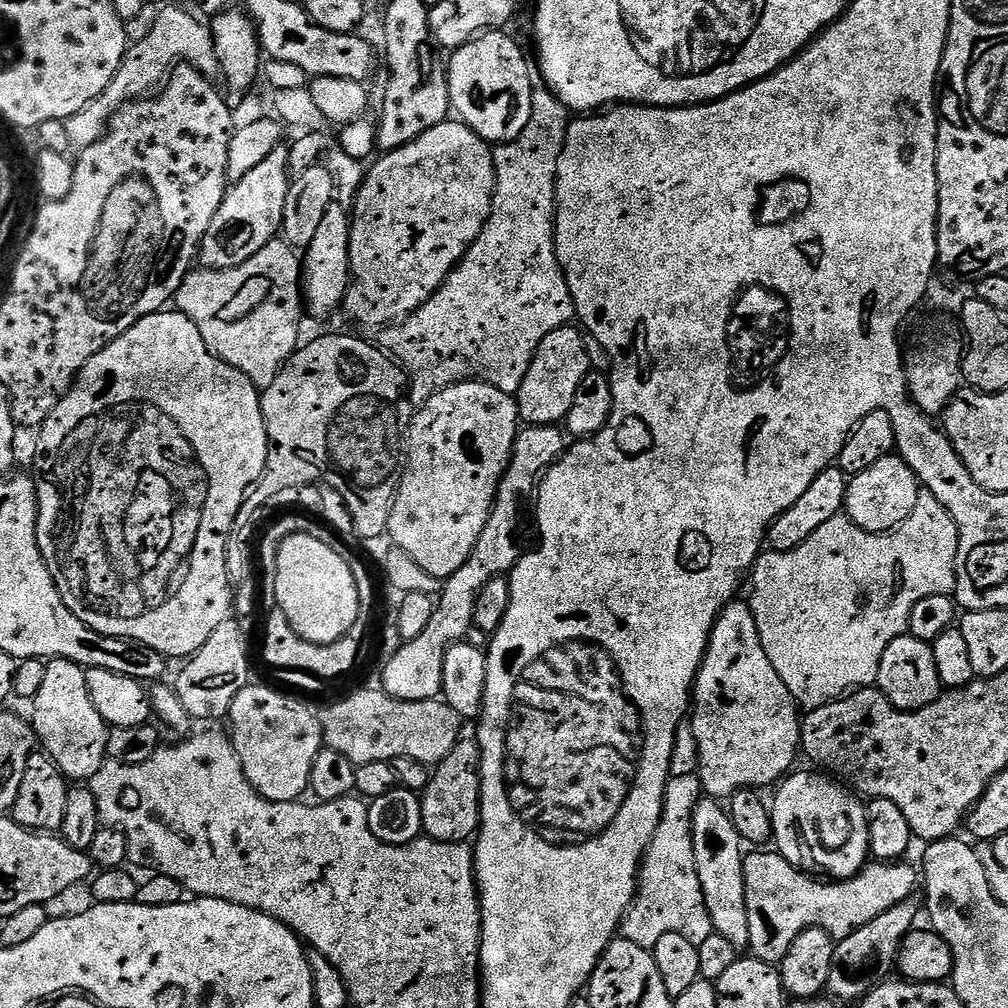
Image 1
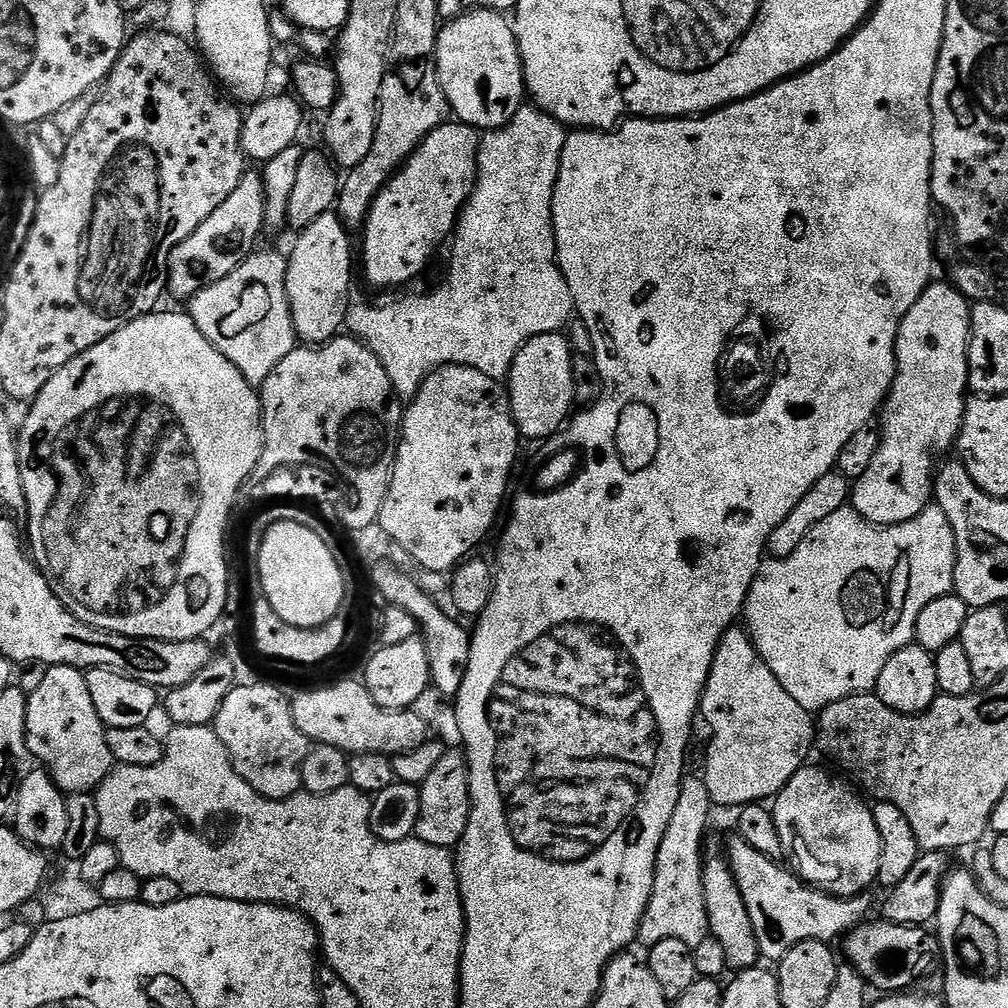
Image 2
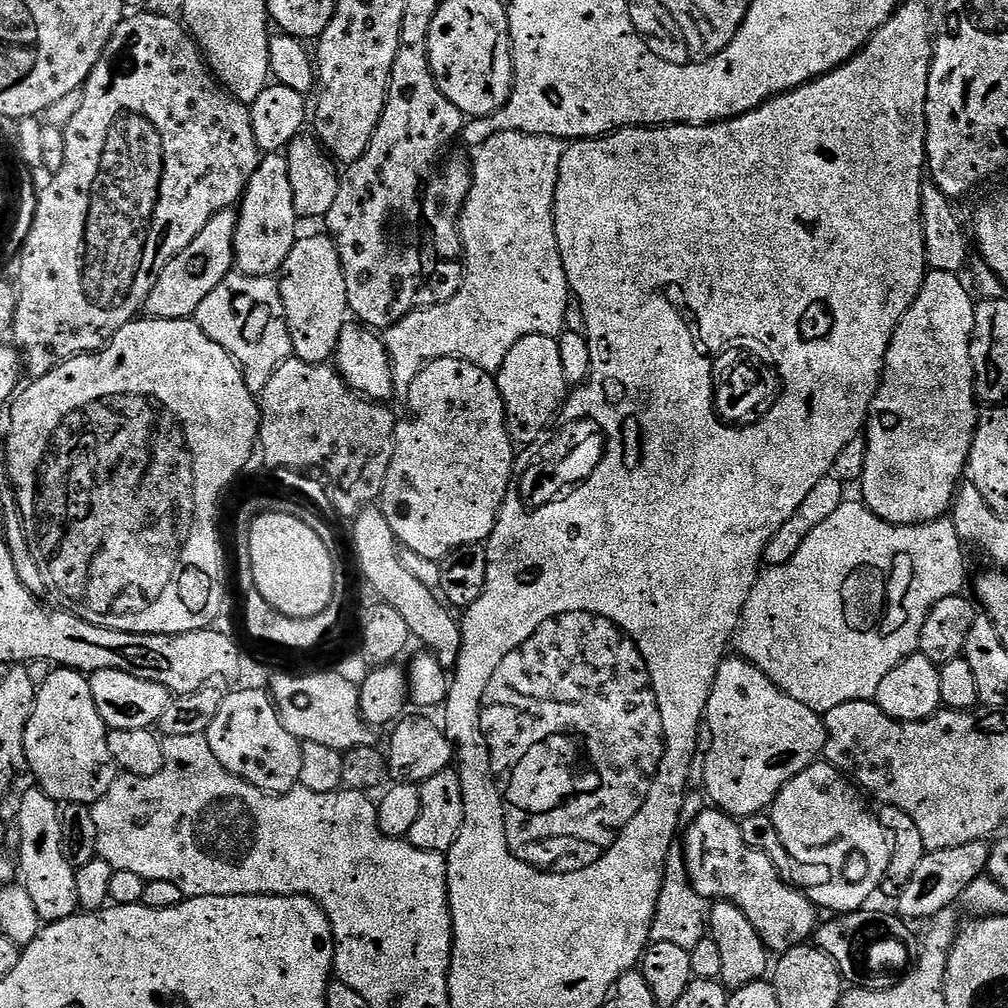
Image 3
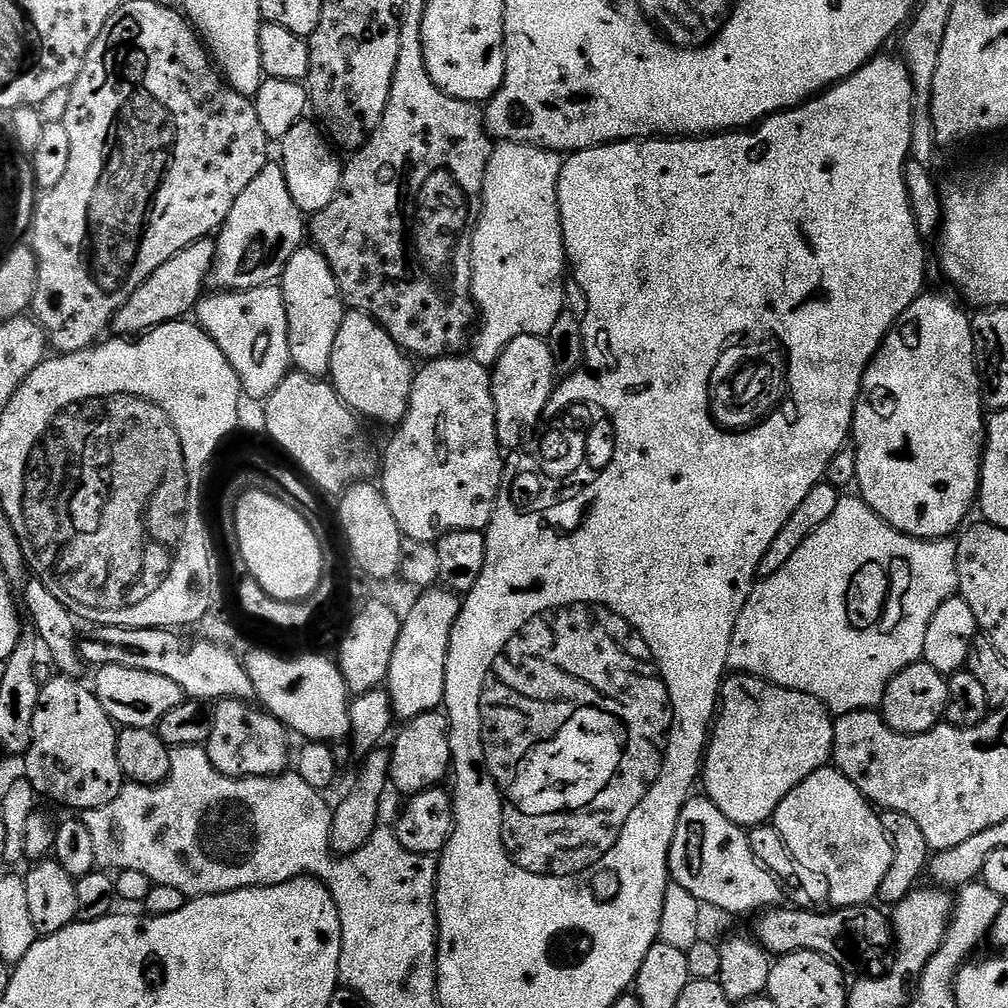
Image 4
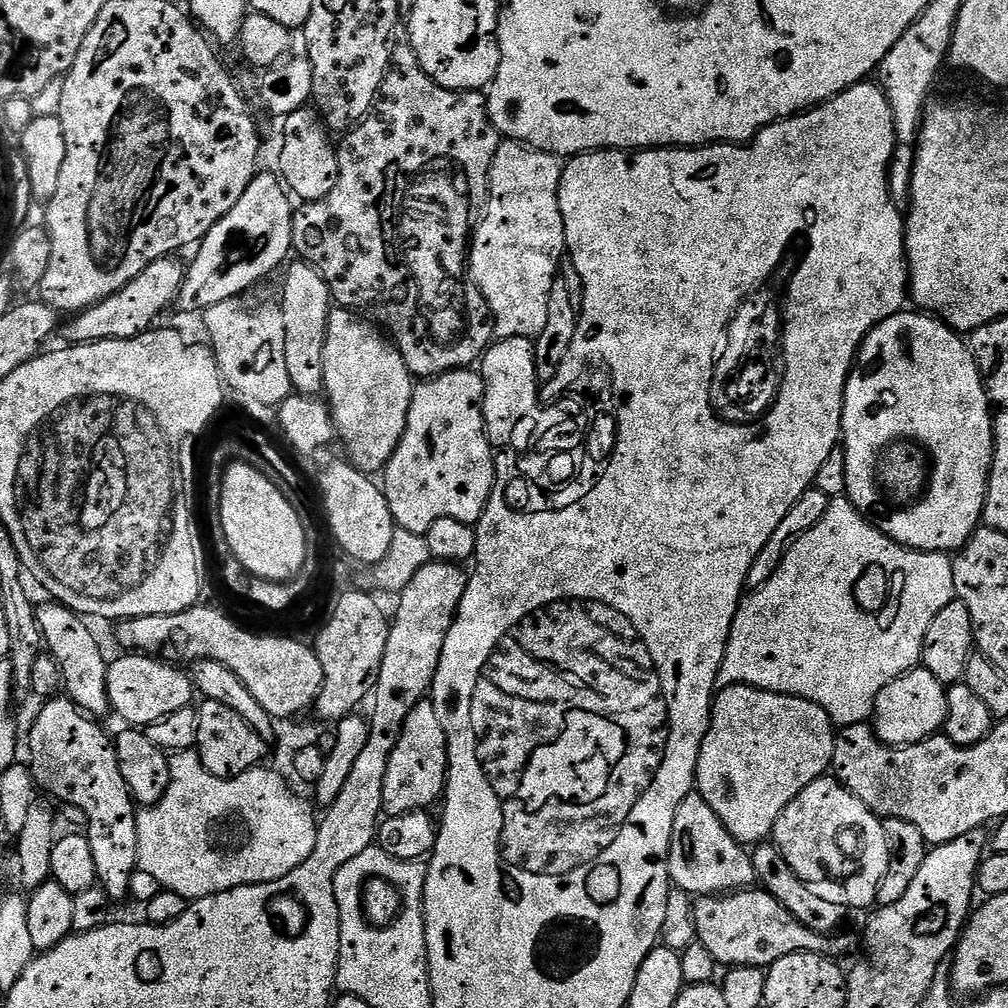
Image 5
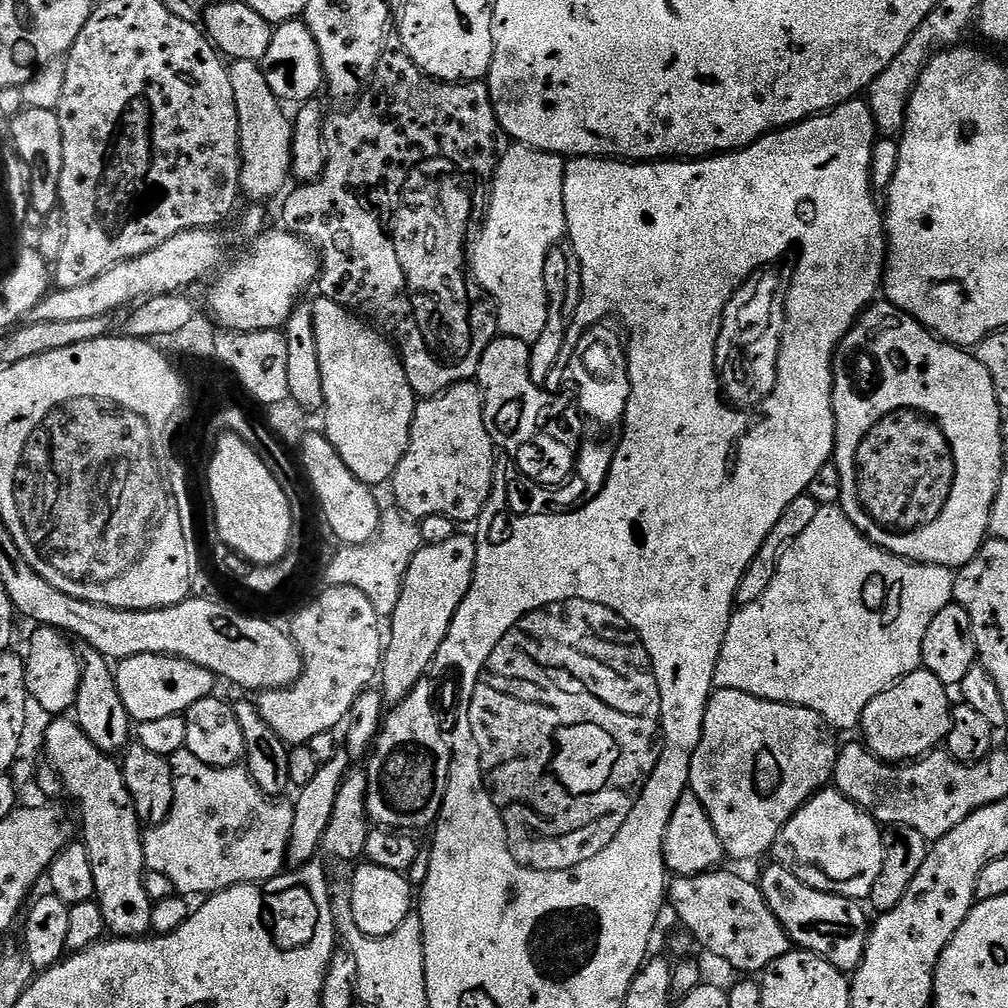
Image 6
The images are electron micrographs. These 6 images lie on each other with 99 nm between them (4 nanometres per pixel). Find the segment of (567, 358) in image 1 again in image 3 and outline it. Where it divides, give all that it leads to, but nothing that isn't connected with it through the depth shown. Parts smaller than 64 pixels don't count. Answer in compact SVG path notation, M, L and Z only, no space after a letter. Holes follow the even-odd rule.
M527 336L522 342L514 345L514 350L506 354L506 362L502 362L500 371L495 373L496 385L502 394L504 412L508 416L508 433L513 445L530 446L550 427L557 412L563 406L570 391L566 382L566 374L562 374L562 358L558 354L559 339L555 336Z

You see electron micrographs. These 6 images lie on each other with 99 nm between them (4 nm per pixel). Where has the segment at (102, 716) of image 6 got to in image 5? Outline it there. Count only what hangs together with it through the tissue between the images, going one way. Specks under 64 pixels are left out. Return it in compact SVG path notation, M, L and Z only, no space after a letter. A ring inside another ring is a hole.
M59 602L40 604L36 610L36 621L40 633L44 635L44 648L47 655L55 657L63 674L63 691L67 699L79 706L80 711L93 718L109 715L108 702L108 666L109 657L104 657L94 633L88 629L89 621ZM68 691L68 692L67 692Z

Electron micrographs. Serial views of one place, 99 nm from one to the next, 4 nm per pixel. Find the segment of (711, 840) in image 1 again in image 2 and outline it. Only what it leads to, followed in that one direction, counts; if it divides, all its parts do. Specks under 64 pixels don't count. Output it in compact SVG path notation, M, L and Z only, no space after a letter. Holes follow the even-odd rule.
M723 855L712 856L703 861L704 866L704 901L708 915L708 931L722 946L726 954L729 969L745 972L748 968L757 967L762 957L758 938L754 938L754 926L750 923L750 910L746 910L746 902L738 890L738 882L734 878L732 868Z

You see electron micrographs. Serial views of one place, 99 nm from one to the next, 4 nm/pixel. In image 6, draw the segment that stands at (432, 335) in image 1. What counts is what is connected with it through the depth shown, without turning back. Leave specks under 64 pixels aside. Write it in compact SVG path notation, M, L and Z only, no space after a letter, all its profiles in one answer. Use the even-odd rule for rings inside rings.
M513 143L496 171L491 173L492 197L488 200L488 217L476 245L470 248L470 276L496 309L499 335L521 340L529 346L540 337L542 330L546 330L548 321L548 295L546 282L542 279L546 254L565 239L568 230L564 209L565 163L565 157L556 156L553 152L539 152L537 148Z

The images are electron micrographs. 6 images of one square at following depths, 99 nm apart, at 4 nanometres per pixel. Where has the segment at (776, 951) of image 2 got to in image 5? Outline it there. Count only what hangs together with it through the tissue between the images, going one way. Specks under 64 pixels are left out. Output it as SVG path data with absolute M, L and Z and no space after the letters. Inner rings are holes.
M693 790L674 814L674 834L668 851L668 879L693 897L714 896L753 887L757 883L749 849L722 826L706 798Z

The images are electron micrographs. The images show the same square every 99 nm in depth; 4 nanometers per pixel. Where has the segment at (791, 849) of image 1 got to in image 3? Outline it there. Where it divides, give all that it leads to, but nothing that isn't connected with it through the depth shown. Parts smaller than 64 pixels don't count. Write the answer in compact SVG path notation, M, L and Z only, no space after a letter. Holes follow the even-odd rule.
M827 762L811 764L806 770L802 770L802 774L786 782L786 786L782 786L782 790L776 795L770 815L778 830L778 838L782 838L782 846L786 846L797 865L809 866L809 889L807 888L806 895L817 909L829 908L832 911L829 913L832 914L859 912L872 895L880 892L886 866L890 866L892 846L888 831L880 824L879 815L875 811L871 812L867 803L869 801L853 787L848 777Z

